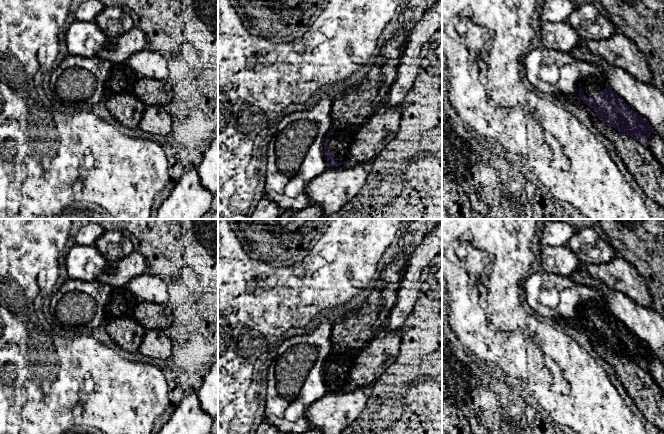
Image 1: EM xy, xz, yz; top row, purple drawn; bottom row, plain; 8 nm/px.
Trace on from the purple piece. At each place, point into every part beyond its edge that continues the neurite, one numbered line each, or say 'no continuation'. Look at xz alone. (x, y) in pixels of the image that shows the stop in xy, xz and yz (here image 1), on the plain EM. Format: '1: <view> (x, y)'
1: xz (339, 367)

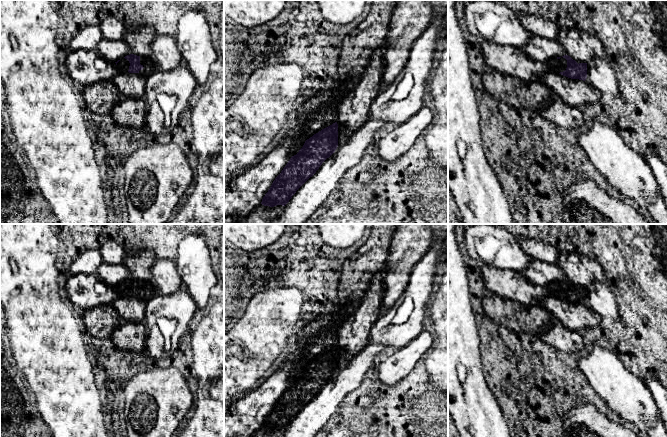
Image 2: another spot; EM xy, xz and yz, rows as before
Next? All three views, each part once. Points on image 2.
1: yz (557, 289)

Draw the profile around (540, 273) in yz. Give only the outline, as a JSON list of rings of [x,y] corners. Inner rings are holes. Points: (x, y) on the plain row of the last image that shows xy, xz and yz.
[[[535,259],[531,260],[529,266],[522,273],[533,285],[538,286],[545,286],[566,279],[556,264]]]

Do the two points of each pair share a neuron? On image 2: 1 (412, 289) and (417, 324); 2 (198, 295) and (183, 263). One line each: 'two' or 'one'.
1: one
2: one

